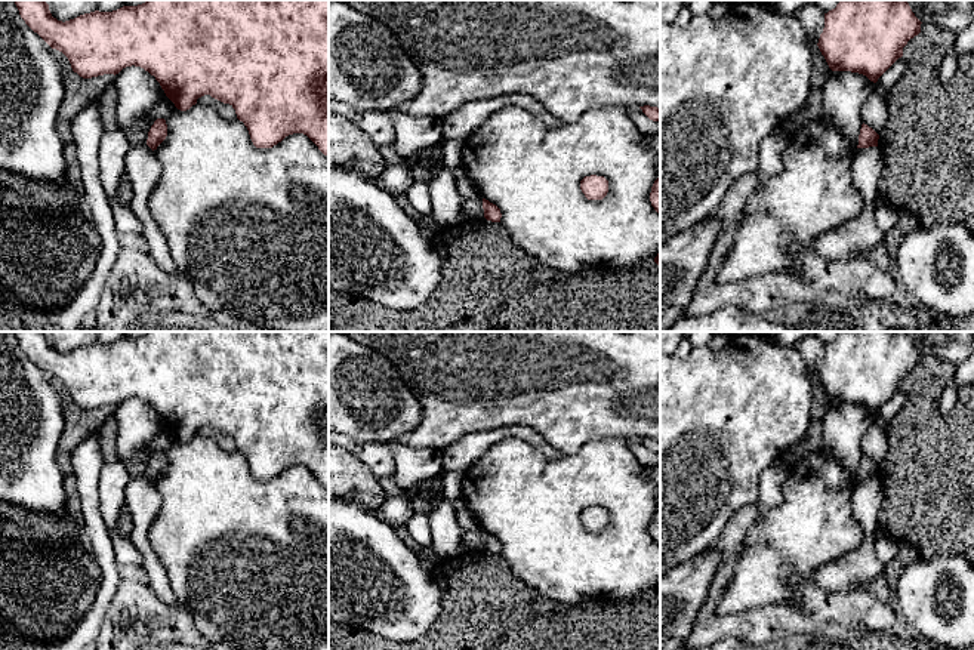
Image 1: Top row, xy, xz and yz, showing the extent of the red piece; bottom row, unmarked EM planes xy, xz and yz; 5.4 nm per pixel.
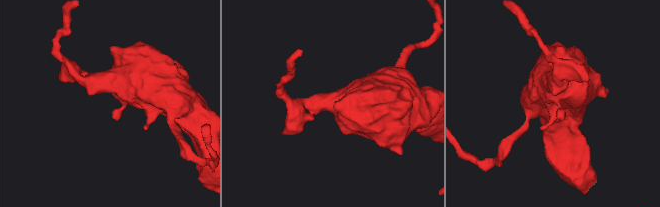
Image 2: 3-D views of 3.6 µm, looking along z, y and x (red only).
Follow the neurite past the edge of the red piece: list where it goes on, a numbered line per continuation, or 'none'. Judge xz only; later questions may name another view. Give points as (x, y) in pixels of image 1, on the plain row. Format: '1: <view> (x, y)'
none

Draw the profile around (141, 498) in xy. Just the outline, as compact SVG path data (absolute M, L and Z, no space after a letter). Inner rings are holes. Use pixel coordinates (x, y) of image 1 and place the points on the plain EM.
M148 477L130 478L124 490L124 506L132 515L133 529L129 539L142 557L148 586L167 606L178 607L169 576L150 543L150 527L160 511L160 495Z

